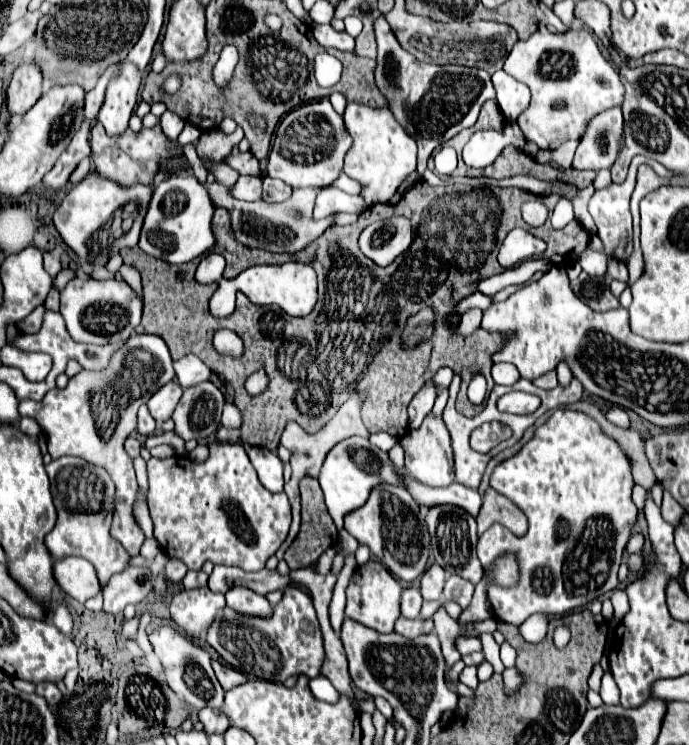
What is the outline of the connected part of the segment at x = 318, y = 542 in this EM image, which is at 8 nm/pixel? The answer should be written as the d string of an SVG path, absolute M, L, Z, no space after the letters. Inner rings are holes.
M300 485L302 493L302 527L284 555L288 567L302 569L338 541L338 529L326 509L320 485Z

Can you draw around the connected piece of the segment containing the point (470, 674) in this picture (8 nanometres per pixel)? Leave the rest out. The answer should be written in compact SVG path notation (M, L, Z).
M464 667L464 671L458 677L466 687L476 689L478 687L478 677L476 677L476 667Z

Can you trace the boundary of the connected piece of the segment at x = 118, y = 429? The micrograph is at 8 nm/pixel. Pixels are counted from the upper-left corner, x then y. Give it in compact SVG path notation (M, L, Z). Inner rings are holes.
M132 333L124 345L120 345L106 369L102 371L78 371L66 389L54 389L46 393L40 403L22 401L20 415L30 415L42 427L48 453L52 459L62 455L76 455L94 465L102 465L114 485L116 485L116 501L114 501L114 521L112 535L116 541L124 545L130 555L140 553L140 545L144 543L144 533L136 525L132 517L132 505L136 501L136 473L132 467L132 459L124 451L126 437L136 429L136 411L142 403L152 397L166 381L174 379L172 357L162 337L158 335L140 335Z

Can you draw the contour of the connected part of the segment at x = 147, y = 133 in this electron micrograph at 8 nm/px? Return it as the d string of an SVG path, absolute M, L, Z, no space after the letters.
M96 121L94 129L90 131L90 147L92 147L92 163L96 173L102 177L122 185L122 187L132 187L136 183L142 185L152 185L154 177L160 169L164 169L166 161L172 157L184 157L184 149L178 141L172 141L164 135L162 127L156 125L152 129L142 127L140 133L134 133L132 129L126 129L120 135L110 137L102 123Z

